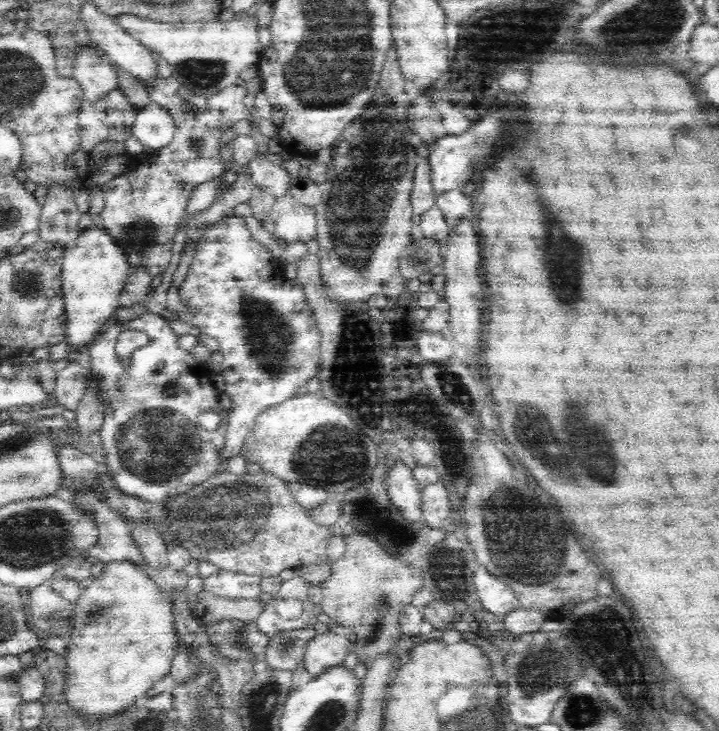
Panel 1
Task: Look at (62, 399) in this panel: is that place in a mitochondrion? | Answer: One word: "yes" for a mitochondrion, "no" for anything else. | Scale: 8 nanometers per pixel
no

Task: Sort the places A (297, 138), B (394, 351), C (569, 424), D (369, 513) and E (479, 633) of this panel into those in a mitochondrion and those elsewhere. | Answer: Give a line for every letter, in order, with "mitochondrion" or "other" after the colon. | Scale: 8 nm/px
A: other
B: other
C: mitochondrion
D: mitochondrion
E: other

